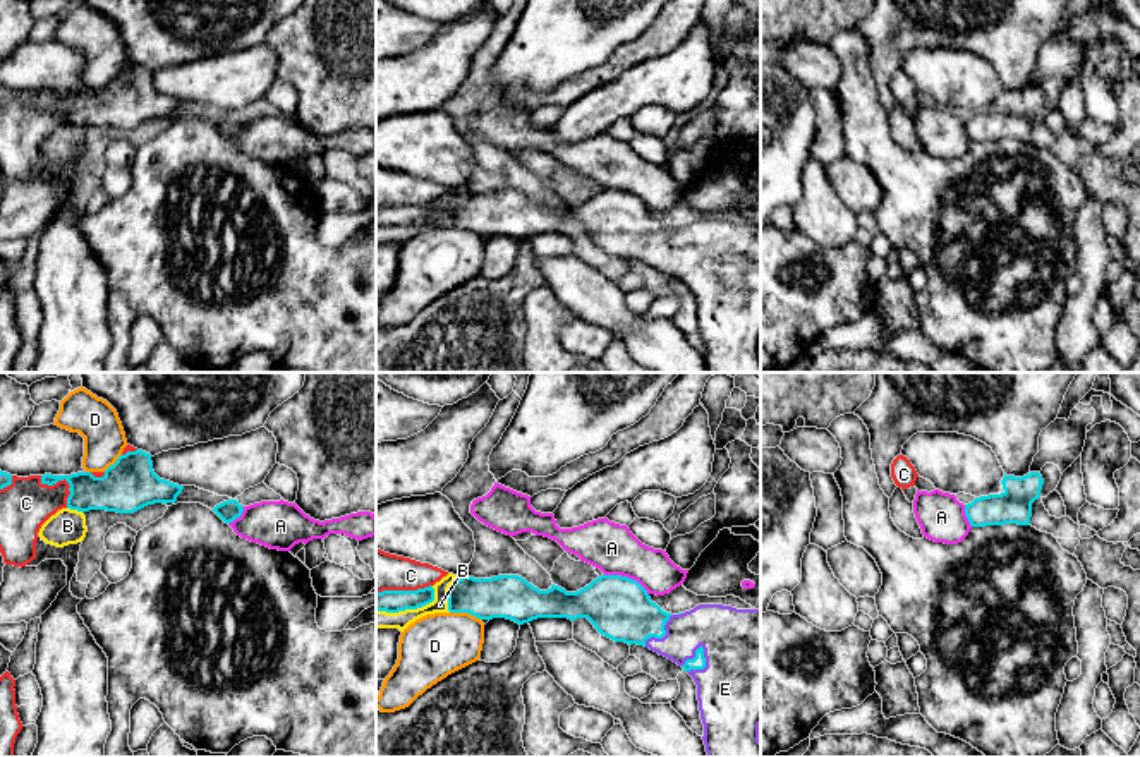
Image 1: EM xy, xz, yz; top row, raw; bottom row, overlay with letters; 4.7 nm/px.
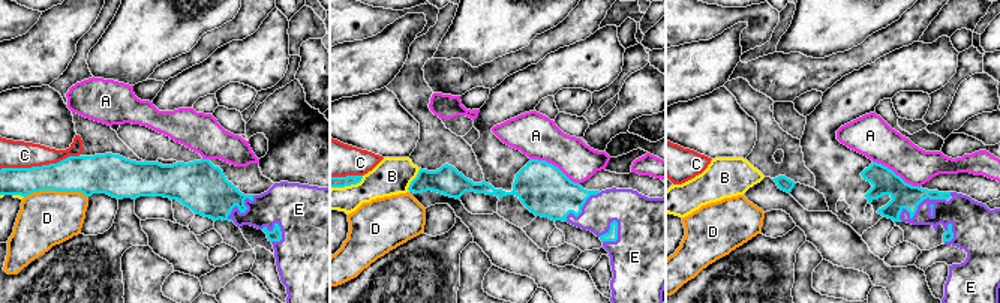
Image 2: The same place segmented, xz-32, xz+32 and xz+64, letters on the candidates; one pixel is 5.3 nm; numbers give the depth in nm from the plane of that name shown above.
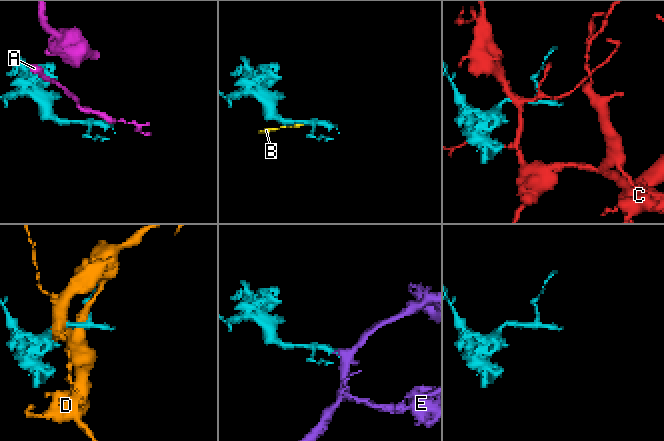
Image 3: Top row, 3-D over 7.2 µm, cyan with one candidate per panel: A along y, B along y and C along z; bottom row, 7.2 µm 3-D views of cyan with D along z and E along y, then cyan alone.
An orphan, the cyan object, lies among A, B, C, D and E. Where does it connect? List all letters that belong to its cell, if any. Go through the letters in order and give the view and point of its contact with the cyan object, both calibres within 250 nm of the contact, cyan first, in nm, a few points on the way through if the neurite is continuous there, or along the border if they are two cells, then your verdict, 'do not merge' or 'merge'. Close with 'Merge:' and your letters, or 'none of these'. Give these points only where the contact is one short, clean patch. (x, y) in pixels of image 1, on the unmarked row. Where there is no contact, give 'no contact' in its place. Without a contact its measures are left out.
A: contact xz (627, 193); calibres 300 and 240 nm; border xz (605, 189), (627, 191), (648, 210); do not merge
B: contact xz (409, 224); calibres 110 and 90 nm; do not merge
C: contact xy (64, 93); calibres 190 and 240 nm; do not merge
D: contact xz (466, 227); calibres 200 and 300 nm; do not merge
E: contact xz (704, 280); calibres 60 and 500 nm; way xz (699, 277), (704, 280), (752, 280), (757, 285); merge
Merge: E

